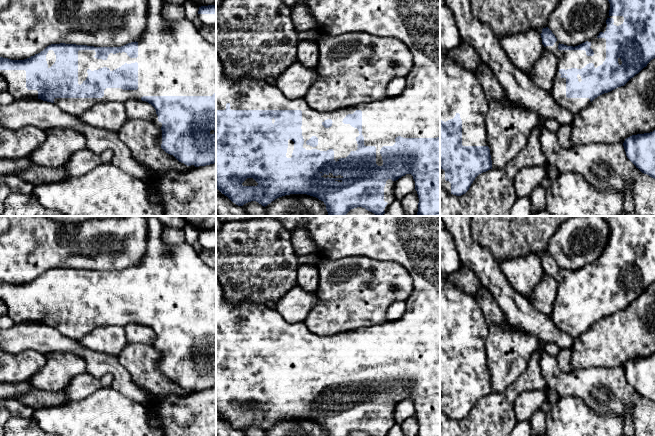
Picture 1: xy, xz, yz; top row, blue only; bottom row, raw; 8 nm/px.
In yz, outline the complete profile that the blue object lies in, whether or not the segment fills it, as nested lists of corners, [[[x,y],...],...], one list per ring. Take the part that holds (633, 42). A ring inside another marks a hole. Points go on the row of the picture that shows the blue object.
[[[608,0],[609,16],[599,35],[578,46],[560,44],[546,27],[538,32],[544,47],[557,58],[549,94],[576,115],[595,98],[624,86],[655,58],[655,0]]]

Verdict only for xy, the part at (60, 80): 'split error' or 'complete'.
split error

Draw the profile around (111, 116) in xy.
[[[112,101],[96,104],[85,111],[80,119],[90,126],[118,132],[128,117],[124,103]]]

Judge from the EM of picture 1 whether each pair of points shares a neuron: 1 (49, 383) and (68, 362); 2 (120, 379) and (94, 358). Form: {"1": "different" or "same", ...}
{"1": "same", "2": "same"}

